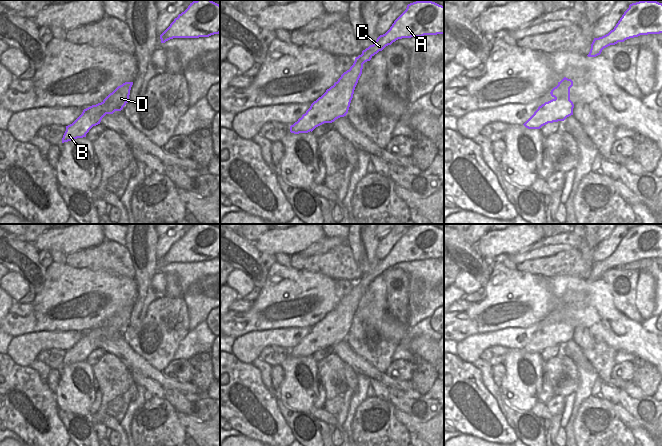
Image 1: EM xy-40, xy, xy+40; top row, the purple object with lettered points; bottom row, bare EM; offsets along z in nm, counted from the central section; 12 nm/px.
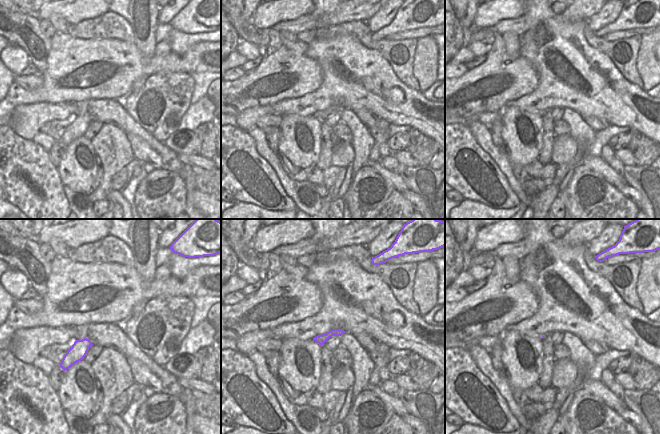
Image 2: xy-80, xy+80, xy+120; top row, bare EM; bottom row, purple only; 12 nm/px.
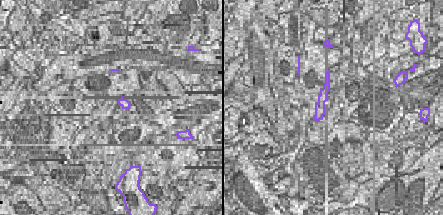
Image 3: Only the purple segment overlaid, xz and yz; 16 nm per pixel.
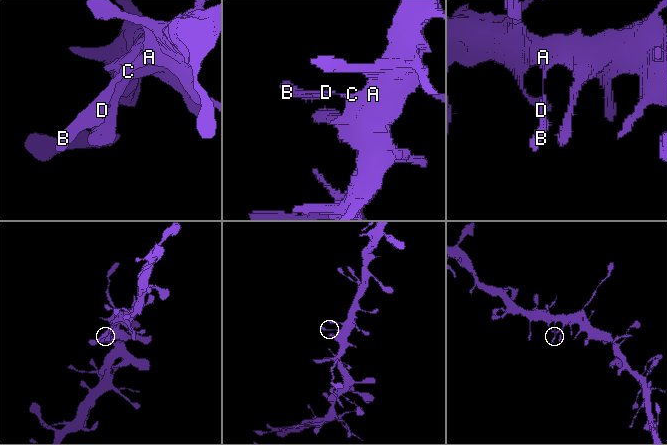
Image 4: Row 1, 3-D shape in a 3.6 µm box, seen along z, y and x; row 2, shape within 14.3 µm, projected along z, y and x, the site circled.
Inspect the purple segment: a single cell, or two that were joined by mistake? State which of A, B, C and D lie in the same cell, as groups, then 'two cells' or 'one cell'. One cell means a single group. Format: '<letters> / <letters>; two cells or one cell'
A B C D; one cell

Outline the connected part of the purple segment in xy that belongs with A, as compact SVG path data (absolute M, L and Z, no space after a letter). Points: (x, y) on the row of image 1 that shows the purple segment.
M416 1L394 21L390 29L380 35L373 45L355 58L353 65L337 82L314 101L310 108L290 126L294 134L312 132L324 123L332 123L348 113L355 87L362 74L363 64L398 39L444 34L444 6L432 1Z

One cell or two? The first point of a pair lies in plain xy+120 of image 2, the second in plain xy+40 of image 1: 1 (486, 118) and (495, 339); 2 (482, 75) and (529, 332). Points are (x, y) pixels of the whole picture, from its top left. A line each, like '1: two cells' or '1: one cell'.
1: two cells
2: two cells

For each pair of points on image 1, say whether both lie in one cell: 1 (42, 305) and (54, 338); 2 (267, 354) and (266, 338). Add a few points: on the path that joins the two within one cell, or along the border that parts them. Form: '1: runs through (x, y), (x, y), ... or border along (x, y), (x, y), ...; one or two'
1: border along (76, 331), (36, 330), (29, 333); two
2: border along (289, 349), (278, 346), (266, 346), (257, 357); two

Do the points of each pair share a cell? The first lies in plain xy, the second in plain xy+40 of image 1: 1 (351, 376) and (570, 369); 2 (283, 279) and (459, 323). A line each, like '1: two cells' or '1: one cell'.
1: one cell
2: one cell

